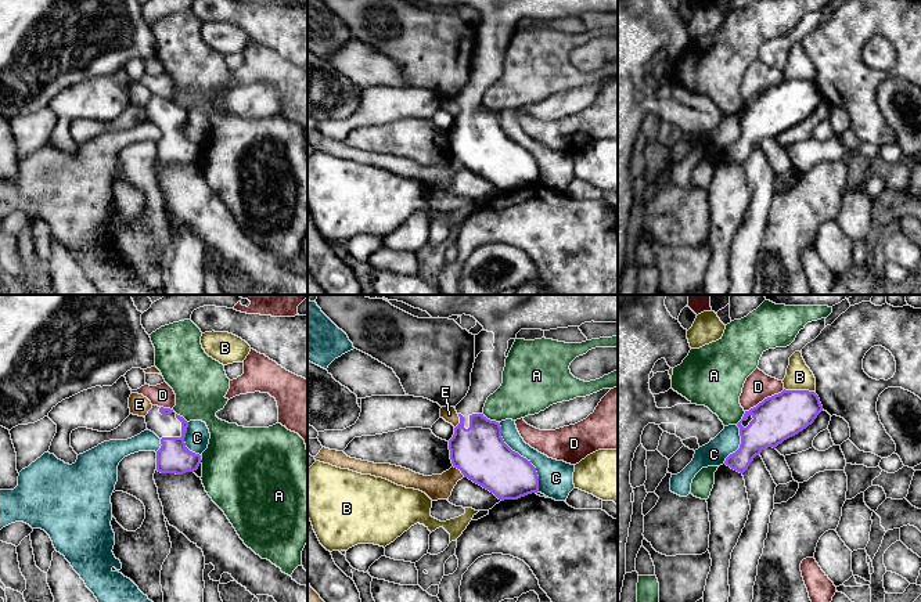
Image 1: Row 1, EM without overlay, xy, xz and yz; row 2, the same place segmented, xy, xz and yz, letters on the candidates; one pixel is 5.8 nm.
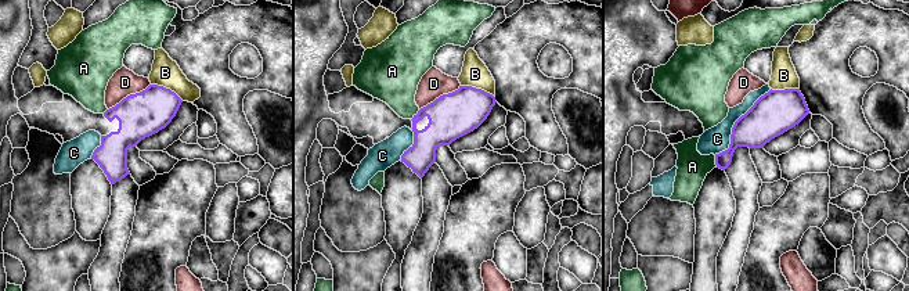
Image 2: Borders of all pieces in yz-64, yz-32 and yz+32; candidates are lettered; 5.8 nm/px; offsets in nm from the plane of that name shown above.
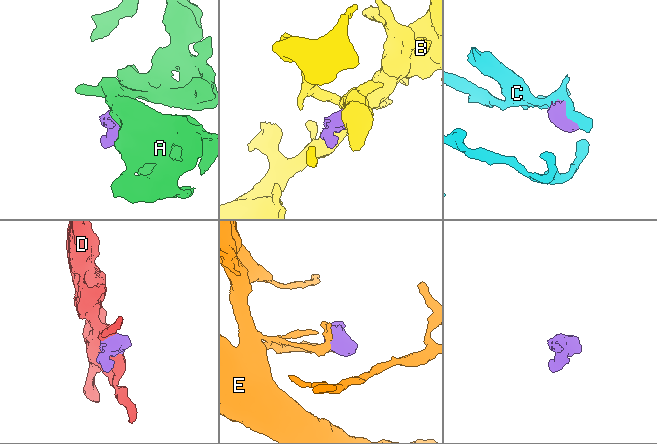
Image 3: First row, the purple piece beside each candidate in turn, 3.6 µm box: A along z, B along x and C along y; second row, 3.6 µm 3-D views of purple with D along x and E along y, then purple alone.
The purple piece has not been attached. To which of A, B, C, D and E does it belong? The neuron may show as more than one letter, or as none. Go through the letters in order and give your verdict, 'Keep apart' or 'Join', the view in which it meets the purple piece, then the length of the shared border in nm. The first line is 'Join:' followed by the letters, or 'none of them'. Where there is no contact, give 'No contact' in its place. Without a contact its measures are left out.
Join: none of them
A: Keep apart. Touches purple in xz. Shared border 110 nm
B: Keep apart. Touches purple in yz. Shared border 190 nm
C: Keep apart. Touches purple in xz. Shared border 460 nm
D: Keep apart. Touches purple in yz. Shared border 260 nm
E: Keep apart. Touches purple in xz. Shared border 90 nm

